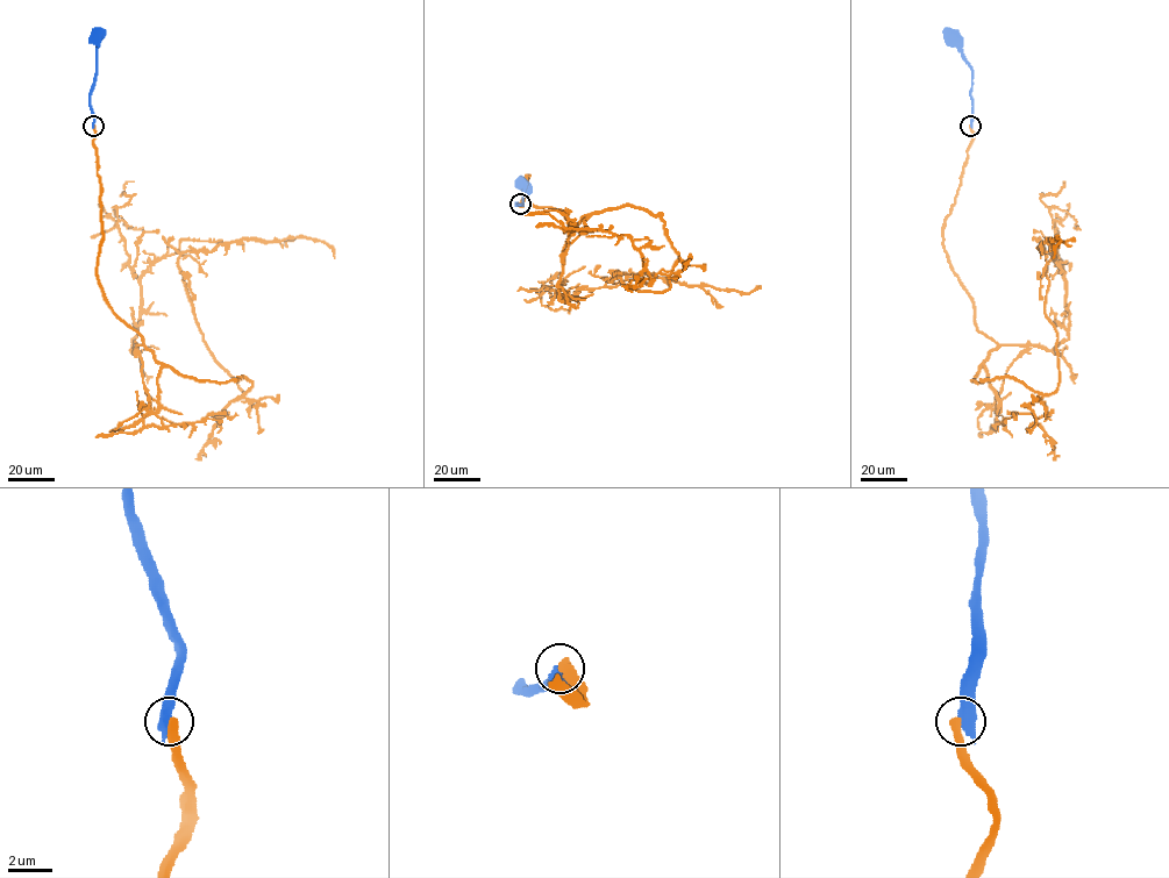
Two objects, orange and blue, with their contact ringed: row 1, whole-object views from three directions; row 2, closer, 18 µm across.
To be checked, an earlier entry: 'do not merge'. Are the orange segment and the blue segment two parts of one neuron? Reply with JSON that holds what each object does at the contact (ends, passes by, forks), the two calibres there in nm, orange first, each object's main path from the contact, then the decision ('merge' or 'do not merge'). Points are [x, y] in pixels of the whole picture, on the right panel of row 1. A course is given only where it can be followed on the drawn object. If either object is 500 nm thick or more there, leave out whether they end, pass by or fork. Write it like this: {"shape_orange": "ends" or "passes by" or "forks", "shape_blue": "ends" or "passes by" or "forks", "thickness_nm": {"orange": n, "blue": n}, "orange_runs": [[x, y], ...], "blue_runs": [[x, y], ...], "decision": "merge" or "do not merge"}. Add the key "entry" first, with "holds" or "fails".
{"entry": "holds", "thickness_nm": {"orange": 380, "blue": 650}, "orange_runs": [[970, 126], [942, 230], [976, 328], [997, 345], [975, 383], [1057, 388], [1039, 247], [1057, 237], [1053, 258]], "blue_runs": [[970, 126], [973, 70], [952, 38]], "decision": "do not merge"}

